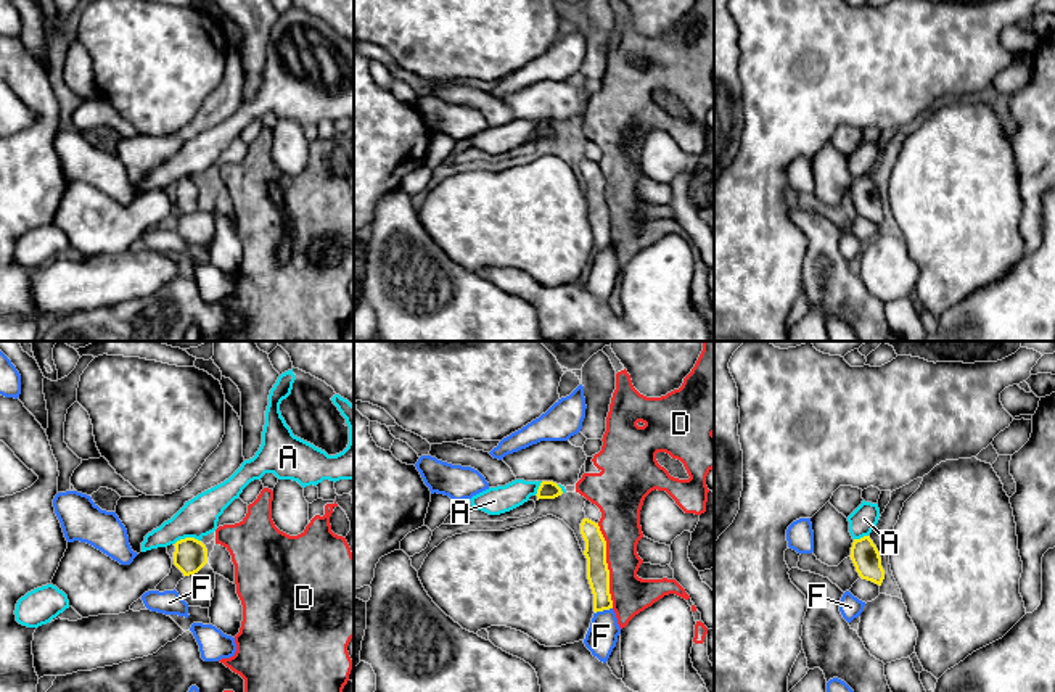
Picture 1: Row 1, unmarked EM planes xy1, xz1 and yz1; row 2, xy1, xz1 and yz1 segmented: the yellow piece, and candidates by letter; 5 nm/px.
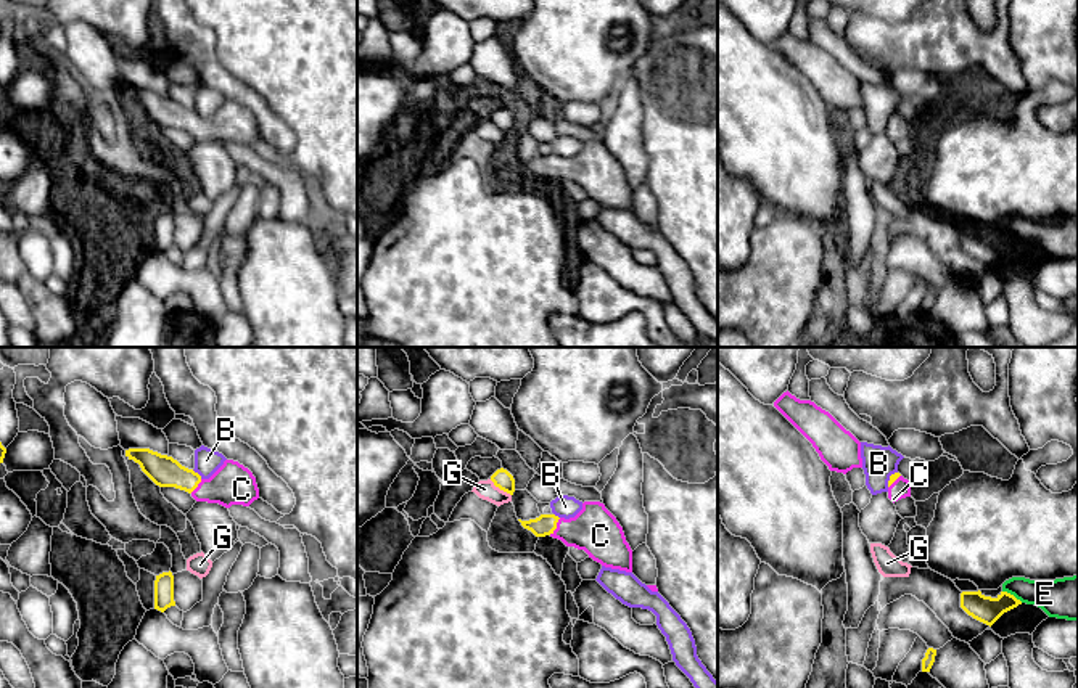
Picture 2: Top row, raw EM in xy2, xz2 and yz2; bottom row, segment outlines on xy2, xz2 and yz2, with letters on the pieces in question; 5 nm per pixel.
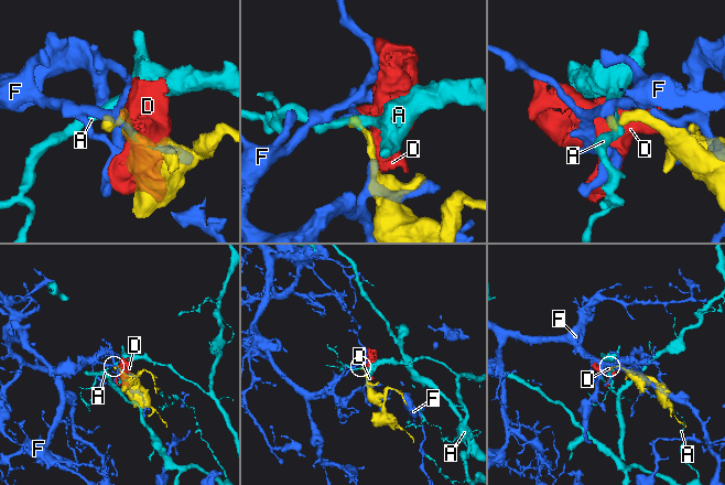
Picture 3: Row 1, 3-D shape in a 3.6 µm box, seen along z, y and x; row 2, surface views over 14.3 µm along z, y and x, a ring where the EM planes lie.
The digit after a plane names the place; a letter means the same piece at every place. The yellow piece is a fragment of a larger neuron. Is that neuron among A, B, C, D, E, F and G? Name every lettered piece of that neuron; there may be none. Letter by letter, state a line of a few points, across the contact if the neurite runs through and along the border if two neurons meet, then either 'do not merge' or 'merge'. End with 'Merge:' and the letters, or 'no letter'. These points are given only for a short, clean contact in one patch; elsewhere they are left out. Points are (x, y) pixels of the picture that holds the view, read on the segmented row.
A: xy1 (200, 539), (180, 538), (174, 544) | do not merge
B: xy2 (192, 470), (201, 478) | do not merge
C: xz2 (544, 524), (555, 526), (594, 529) | merge
D: do not merge
E: yz2 (1003, 590), (1022, 602) | do not merge
F: do not merge
G: do not merge
Merge: C

